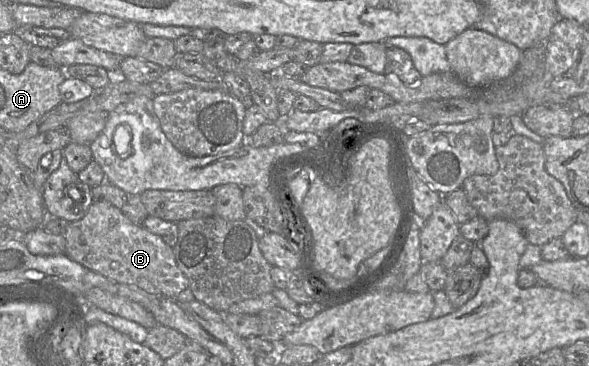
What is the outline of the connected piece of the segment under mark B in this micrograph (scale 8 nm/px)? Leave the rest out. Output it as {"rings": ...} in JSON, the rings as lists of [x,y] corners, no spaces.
{"rings":[[[107,201],[92,202],[82,219],[67,225],[63,237],[66,242],[65,254],[70,259],[114,282],[135,286],[152,295],[175,300],[180,292],[189,288],[187,277],[177,266],[173,248],[143,225],[133,224],[122,210]]]}

